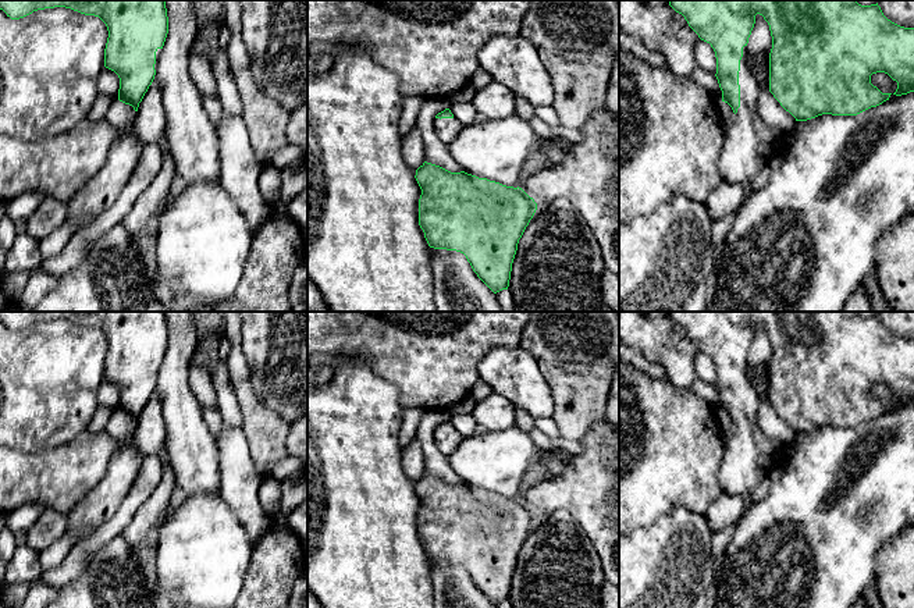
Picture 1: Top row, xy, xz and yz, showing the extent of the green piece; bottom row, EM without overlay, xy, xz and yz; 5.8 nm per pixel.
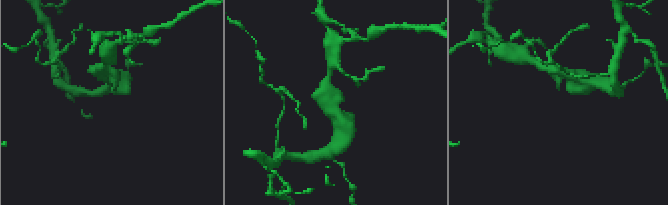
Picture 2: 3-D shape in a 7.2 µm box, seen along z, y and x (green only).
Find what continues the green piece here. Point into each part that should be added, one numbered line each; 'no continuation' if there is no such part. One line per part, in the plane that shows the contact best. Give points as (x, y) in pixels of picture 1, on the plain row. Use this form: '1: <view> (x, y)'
1: yz (749, 454)

